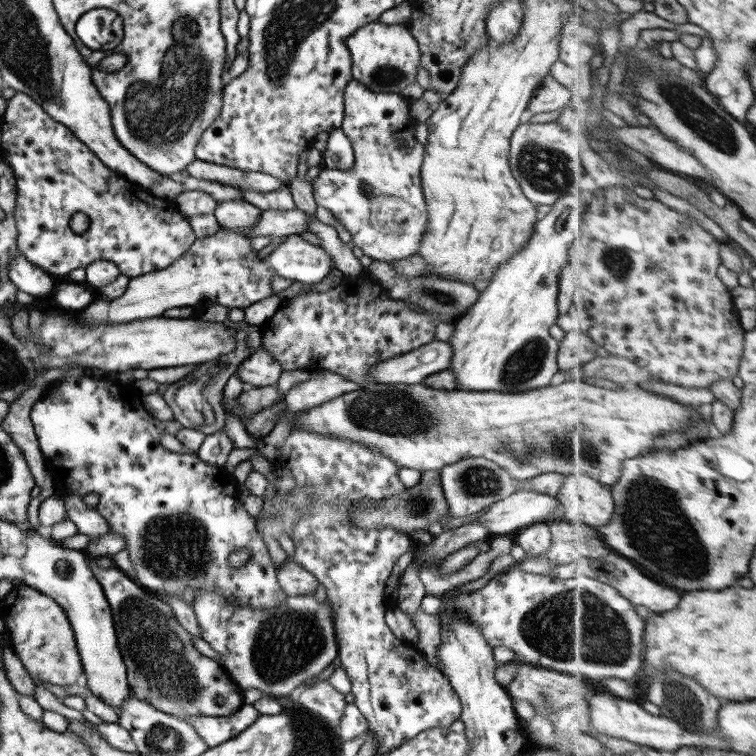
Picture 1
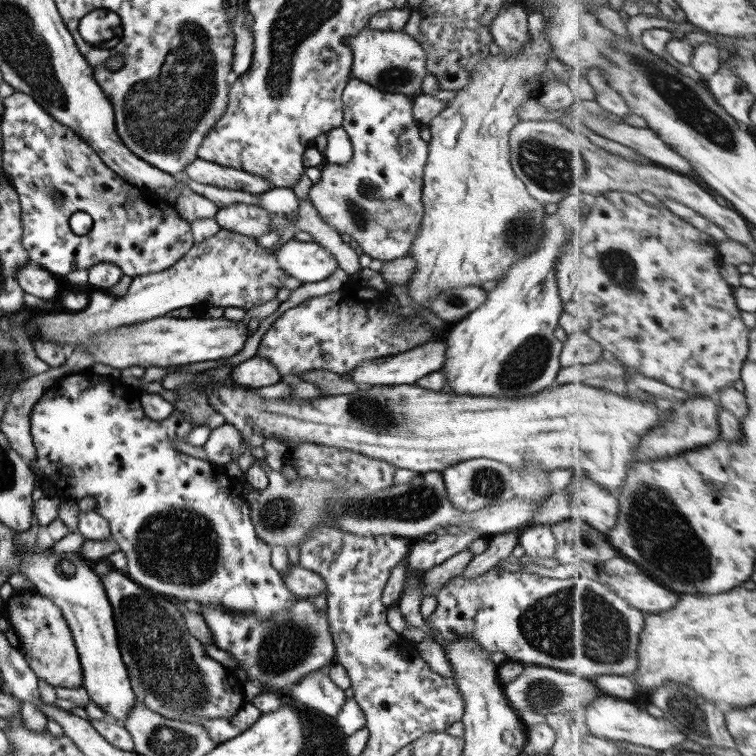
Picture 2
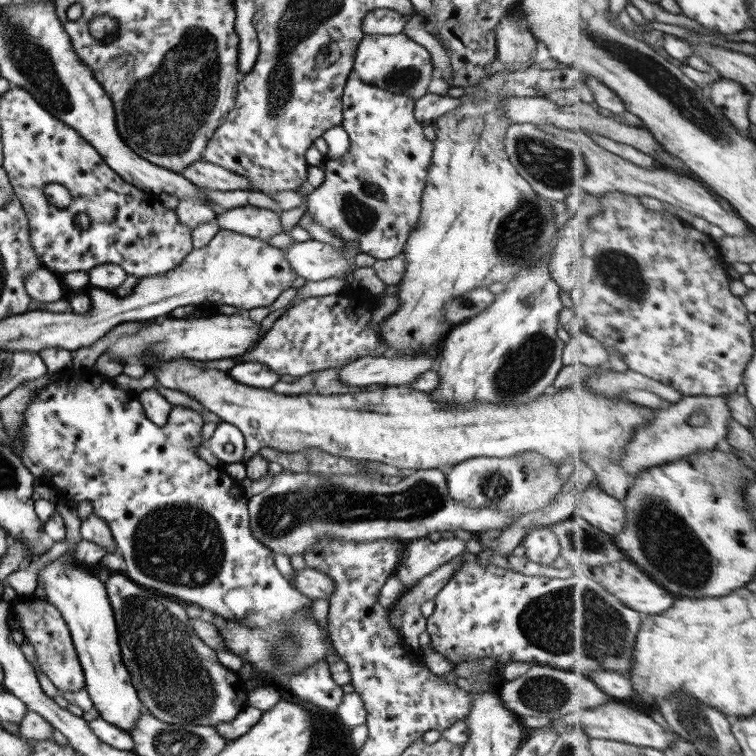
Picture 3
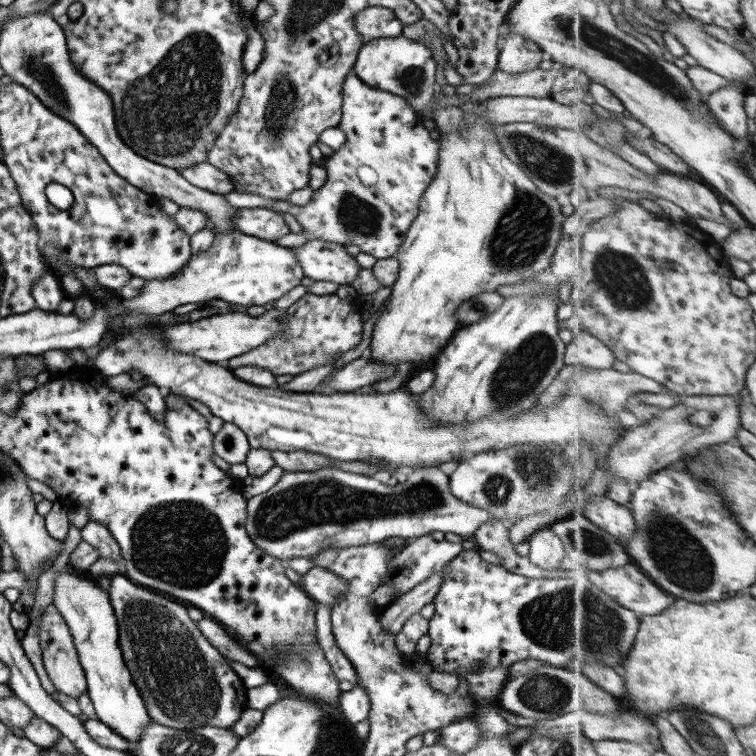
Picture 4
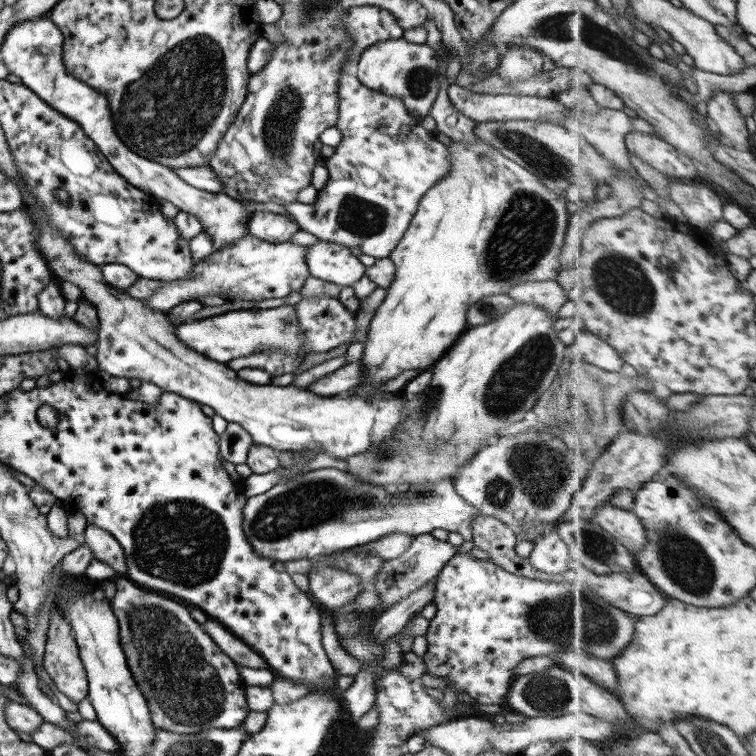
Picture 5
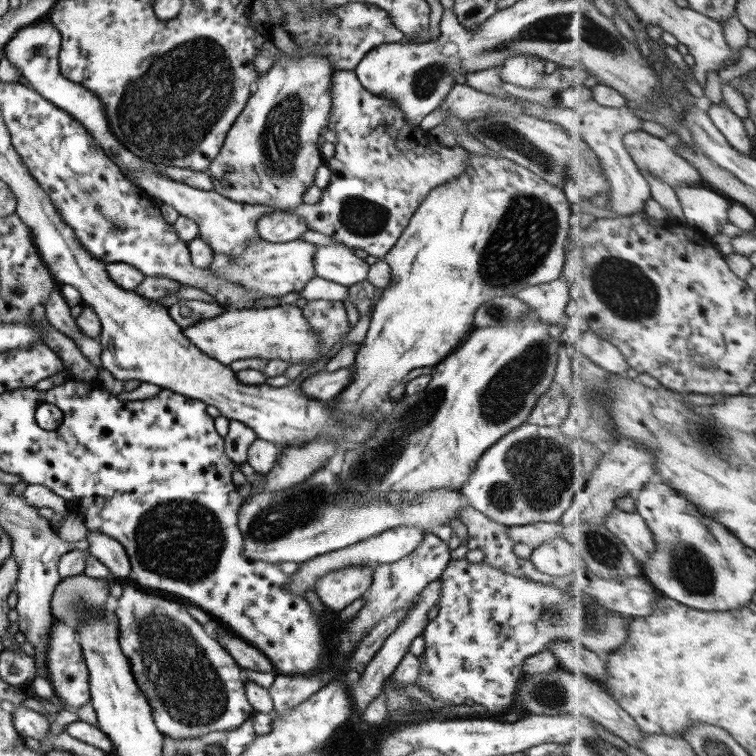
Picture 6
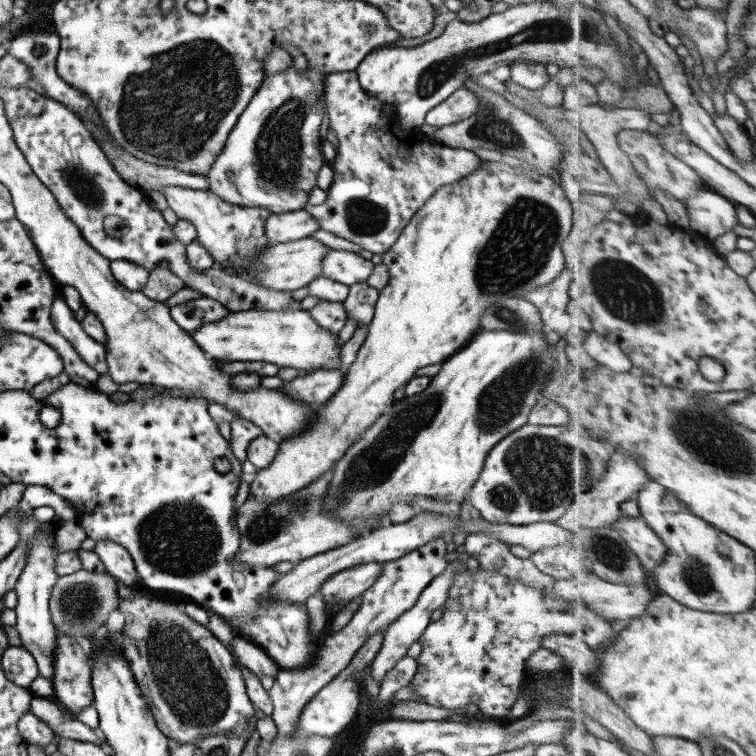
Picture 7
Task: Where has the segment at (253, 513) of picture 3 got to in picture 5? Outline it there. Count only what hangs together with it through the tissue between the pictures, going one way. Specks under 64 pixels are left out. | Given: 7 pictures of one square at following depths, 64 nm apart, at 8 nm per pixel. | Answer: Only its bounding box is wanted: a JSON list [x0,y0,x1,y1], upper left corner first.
[242,468,478,563]

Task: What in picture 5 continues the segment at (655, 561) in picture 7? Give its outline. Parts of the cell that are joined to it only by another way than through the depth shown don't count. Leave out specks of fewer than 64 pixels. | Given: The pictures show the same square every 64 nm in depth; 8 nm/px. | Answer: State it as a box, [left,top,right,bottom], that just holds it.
[594,502,649,557]

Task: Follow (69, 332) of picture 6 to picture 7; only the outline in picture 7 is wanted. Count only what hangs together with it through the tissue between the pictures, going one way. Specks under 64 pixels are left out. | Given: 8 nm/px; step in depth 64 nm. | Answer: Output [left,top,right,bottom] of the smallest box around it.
[51,294,109,375]

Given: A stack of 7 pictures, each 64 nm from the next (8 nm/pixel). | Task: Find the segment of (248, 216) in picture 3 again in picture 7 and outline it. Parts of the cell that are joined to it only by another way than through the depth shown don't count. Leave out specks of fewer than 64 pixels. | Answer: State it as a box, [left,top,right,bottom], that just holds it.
[265,209,320,243]

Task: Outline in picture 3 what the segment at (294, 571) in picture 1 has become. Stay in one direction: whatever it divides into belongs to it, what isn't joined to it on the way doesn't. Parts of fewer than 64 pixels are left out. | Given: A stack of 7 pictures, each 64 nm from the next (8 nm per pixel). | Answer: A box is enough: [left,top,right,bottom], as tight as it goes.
[293,567,335,600]

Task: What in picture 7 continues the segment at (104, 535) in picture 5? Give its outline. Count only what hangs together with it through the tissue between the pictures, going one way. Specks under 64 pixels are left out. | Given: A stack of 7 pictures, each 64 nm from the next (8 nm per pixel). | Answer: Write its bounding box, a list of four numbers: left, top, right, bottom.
[94,541,140,589]

